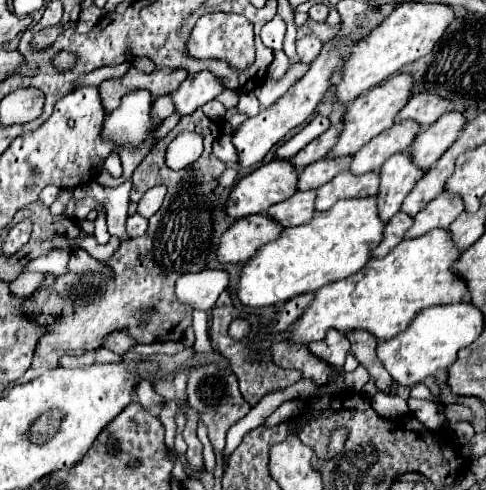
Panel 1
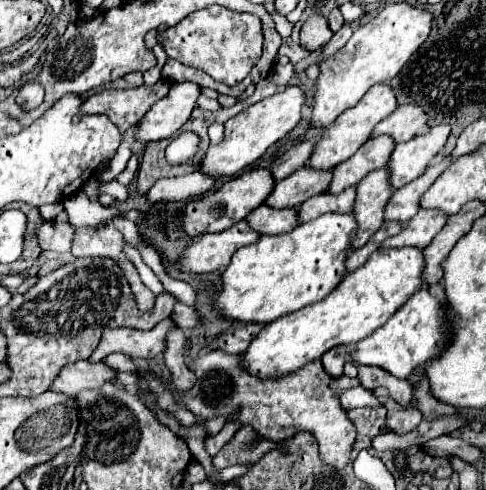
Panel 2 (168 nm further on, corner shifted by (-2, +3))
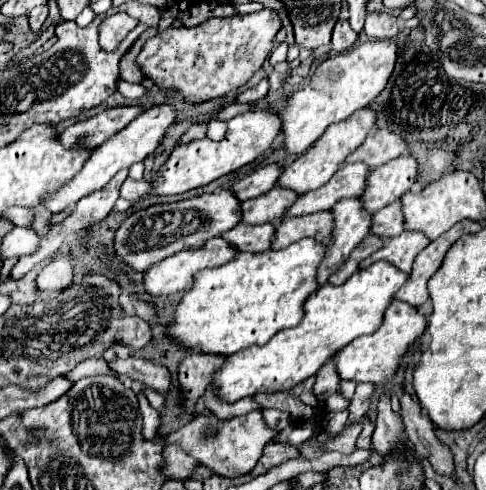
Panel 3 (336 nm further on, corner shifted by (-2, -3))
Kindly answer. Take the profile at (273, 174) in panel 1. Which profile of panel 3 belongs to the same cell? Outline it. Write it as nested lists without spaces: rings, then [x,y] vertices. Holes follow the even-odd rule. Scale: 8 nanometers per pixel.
[[[220,190],[218,194],[202,194],[202,196],[196,196],[190,200],[182,200],[182,202],[168,202],[168,204],[154,204],[148,208],[140,208],[140,210],[134,210],[116,230],[114,254],[120,262],[128,264],[132,270],[146,272],[152,264],[172,256],[174,252],[182,252],[188,248],[200,248],[210,238],[216,238],[218,234],[228,232],[230,228],[234,228],[240,222],[240,216],[242,216],[240,214],[240,202],[228,190]]]

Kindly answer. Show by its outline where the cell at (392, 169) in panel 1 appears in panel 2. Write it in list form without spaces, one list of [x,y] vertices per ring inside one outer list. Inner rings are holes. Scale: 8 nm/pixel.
[[[378,168],[358,182],[358,196],[354,204],[354,216],[358,218],[358,234],[354,248],[362,248],[382,226],[386,204],[392,198],[390,170]]]

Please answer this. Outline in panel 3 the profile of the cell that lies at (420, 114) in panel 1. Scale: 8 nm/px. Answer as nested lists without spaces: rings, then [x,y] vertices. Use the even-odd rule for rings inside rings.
[[[372,130],[366,140],[344,162],[364,162],[370,170],[398,158],[406,150],[406,142],[398,140],[394,132]]]

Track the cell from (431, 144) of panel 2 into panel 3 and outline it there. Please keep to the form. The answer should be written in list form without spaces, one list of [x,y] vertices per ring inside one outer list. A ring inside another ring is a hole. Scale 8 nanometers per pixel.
[[[412,156],[398,158],[382,168],[376,168],[366,178],[366,188],[362,194],[362,206],[366,212],[374,214],[380,208],[398,200],[416,182],[416,160]]]

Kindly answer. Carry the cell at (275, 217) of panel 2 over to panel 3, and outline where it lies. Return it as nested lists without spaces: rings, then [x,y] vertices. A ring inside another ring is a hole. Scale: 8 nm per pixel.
[[[238,224],[232,230],[220,234],[236,252],[252,252],[260,254],[270,250],[274,238],[274,224]]]

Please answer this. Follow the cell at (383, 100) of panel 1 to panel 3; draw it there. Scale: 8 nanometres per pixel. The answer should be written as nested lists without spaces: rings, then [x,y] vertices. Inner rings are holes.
[[[366,108],[358,110],[354,116],[332,124],[304,154],[300,154],[290,166],[286,166],[278,178],[278,186],[286,188],[286,190],[294,190],[298,196],[316,190],[320,186],[324,186],[332,174],[338,170],[338,166],[342,164],[342,160],[354,152],[362,140],[368,136],[368,132],[374,128],[374,116],[370,116],[370,112],[366,112]]]

